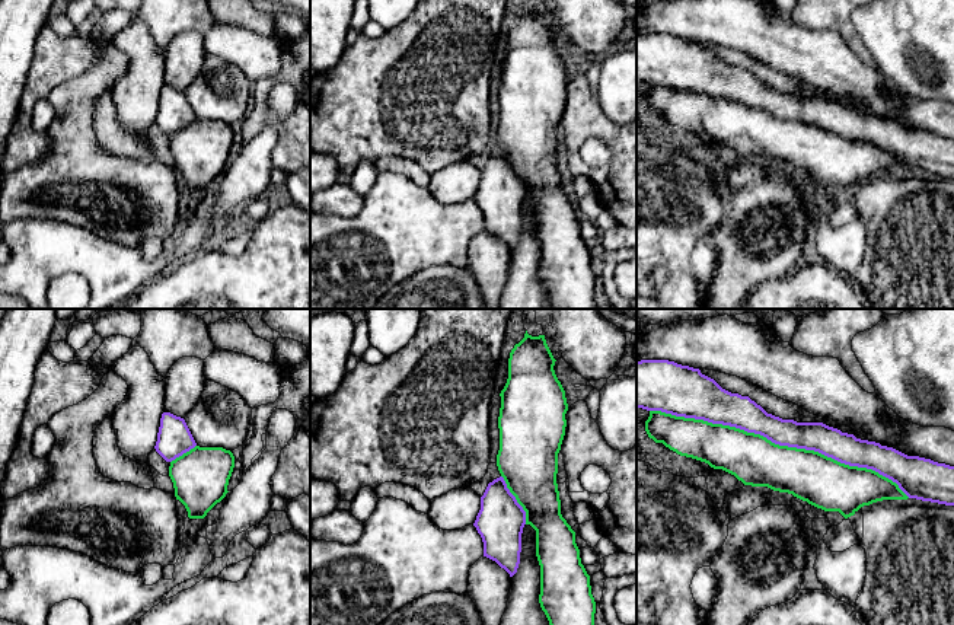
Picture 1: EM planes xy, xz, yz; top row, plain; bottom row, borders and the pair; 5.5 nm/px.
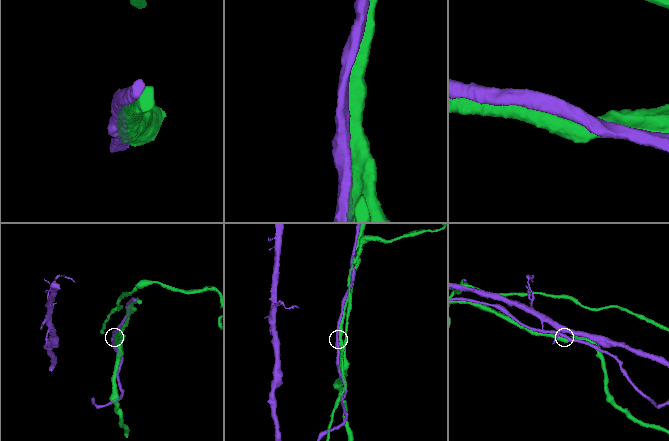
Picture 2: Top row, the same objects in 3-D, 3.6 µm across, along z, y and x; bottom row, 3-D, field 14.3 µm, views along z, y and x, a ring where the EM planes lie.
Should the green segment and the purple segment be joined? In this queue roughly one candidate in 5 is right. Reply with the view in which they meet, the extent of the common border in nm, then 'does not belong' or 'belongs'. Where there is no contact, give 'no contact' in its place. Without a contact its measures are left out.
meets green in yz; contact 1500 nm long; does not belong

